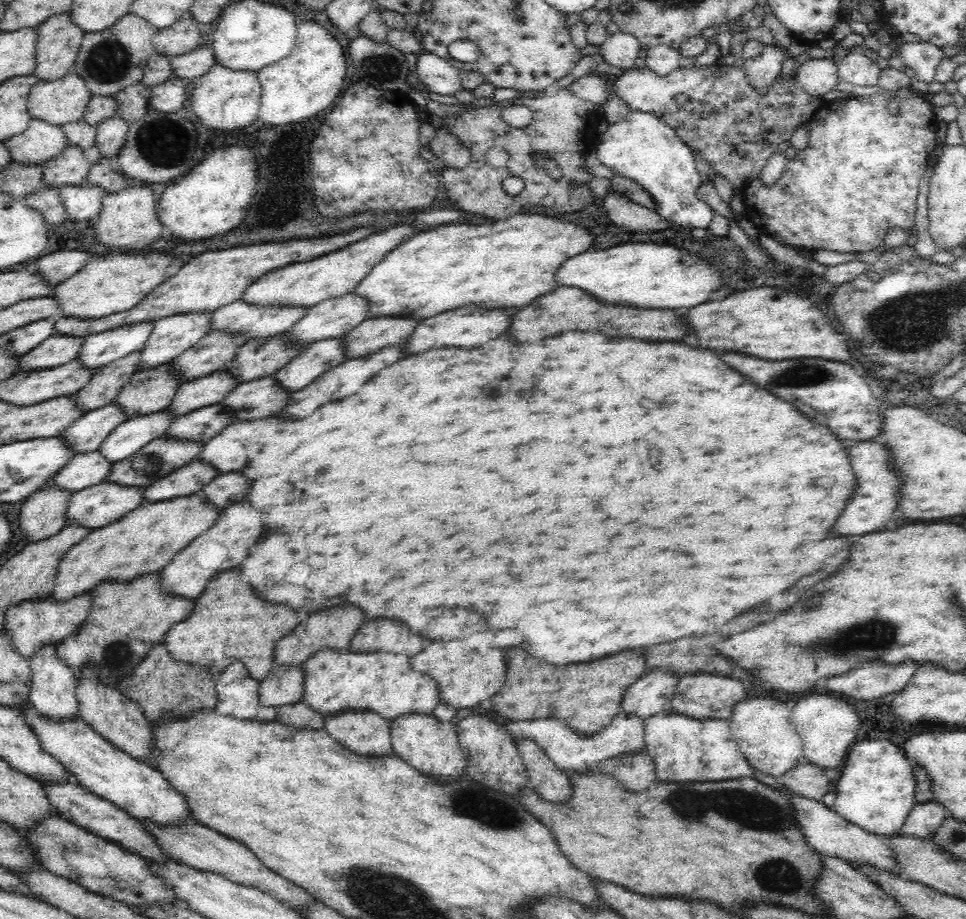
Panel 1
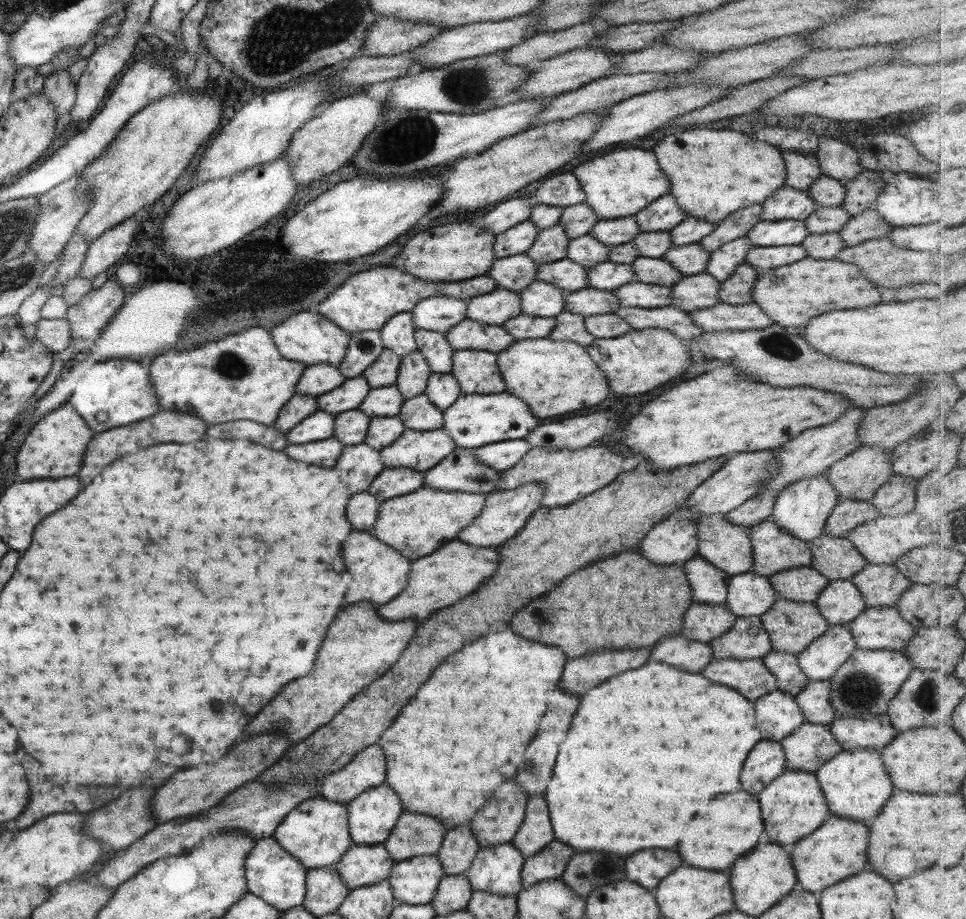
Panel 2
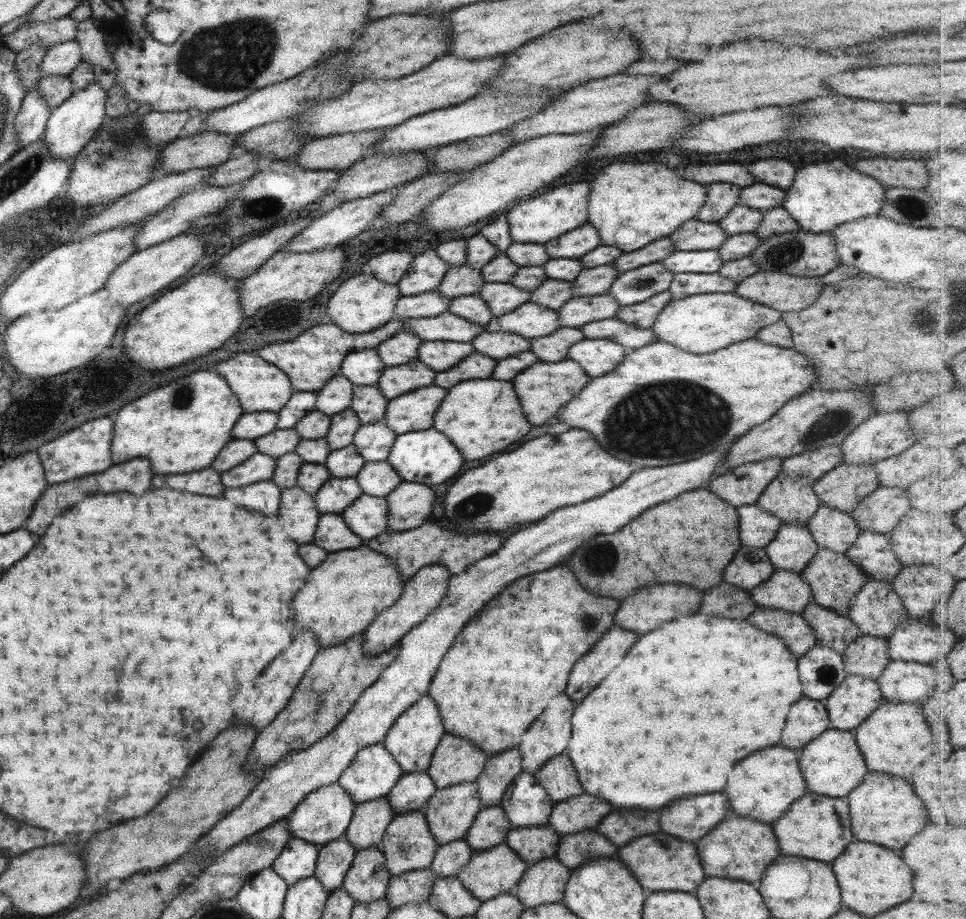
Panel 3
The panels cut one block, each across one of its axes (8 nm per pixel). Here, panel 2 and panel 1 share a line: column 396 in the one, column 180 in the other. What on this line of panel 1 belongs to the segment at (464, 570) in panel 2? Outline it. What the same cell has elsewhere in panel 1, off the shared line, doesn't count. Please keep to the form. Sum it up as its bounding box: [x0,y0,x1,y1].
[57,572,195,686]

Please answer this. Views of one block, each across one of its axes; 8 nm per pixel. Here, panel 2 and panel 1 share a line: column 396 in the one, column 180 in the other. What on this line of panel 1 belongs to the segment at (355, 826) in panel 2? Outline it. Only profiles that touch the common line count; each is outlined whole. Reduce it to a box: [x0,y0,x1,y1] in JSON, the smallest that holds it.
[15,698,191,825]

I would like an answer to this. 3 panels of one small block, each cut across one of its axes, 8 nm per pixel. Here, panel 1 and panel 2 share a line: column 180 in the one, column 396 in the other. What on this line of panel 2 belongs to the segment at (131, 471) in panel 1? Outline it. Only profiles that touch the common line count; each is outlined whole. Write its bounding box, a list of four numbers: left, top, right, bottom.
[379,427,456,473]

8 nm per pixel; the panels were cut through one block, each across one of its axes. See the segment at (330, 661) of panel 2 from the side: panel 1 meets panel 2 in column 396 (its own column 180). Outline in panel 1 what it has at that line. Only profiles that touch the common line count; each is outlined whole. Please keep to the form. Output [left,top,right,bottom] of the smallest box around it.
[163,570,299,681]

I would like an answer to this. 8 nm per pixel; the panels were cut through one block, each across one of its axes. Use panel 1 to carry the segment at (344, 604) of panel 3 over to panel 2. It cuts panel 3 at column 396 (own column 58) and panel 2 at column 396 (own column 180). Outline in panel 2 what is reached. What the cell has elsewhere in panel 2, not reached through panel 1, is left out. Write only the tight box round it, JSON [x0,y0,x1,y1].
[369,486,485,562]

